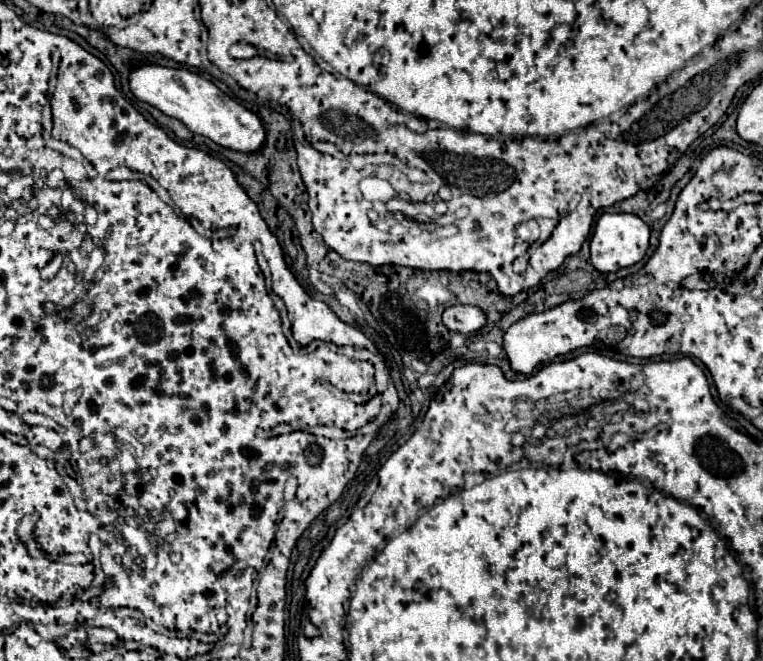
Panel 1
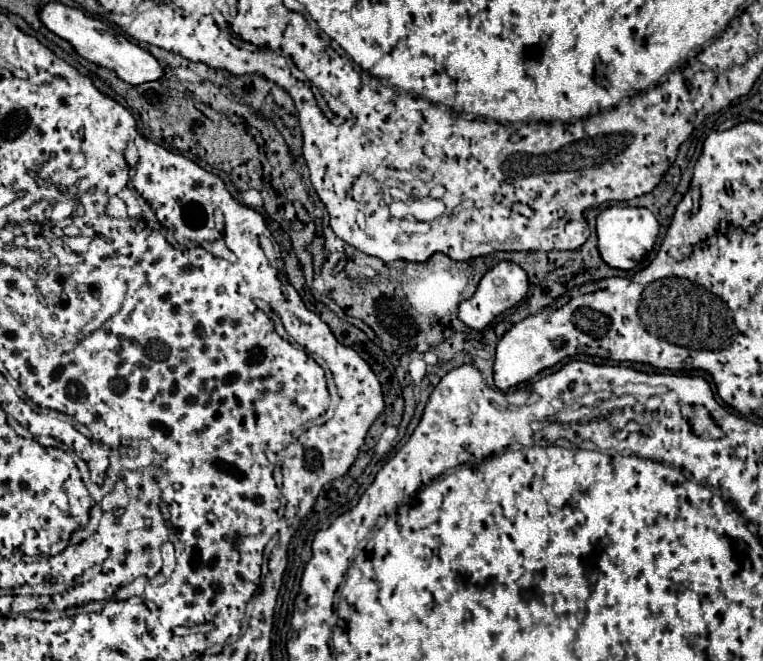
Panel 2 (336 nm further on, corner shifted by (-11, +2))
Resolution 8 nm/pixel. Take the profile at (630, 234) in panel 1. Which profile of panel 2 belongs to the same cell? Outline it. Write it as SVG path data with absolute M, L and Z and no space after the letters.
M612 205L606 207L598 215L596 223L596 235L598 235L598 251L602 259L616 269L634 269L646 253L652 251L656 237L658 237L658 219L654 217L652 211L644 207L622 207L622 205Z

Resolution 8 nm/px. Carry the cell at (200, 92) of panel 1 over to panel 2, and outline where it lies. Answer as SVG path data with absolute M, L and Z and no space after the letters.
M52 1L52 3L46 3L38 11L38 19L42 21L42 25L46 25L48 31L52 31L60 39L68 41L76 49L76 53L80 57L84 57L86 61L96 63L100 67L112 69L122 81L126 81L130 85L140 85L140 83L156 81L156 79L162 77L162 65L148 51L144 51L138 45L130 43L122 33L118 33L112 27L100 29L100 19L92 19L92 17L84 15L76 7L70 7L70 5Z

